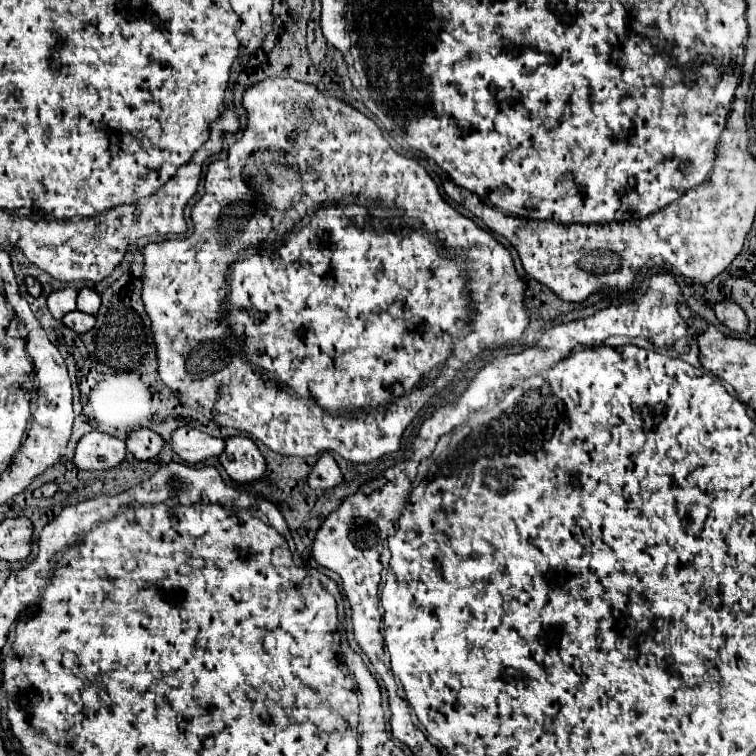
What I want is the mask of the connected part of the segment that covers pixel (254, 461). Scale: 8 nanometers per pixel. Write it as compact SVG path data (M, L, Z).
M248 437L226 439L226 449L220 457L220 463L230 479L240 485L260 481L266 473L266 459L258 451L256 443Z

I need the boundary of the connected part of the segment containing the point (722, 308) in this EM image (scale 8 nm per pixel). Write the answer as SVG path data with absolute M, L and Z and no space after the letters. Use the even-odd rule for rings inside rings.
M722 301L714 307L716 311L716 317L722 325L726 325L730 331L736 331L736 333L744 333L748 329L748 317L746 313L742 311L742 307L738 307L736 303L732 301Z

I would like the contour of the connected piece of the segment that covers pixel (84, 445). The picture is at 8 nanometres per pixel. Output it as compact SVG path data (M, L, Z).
M92 431L80 439L74 453L74 463L78 469L104 471L118 467L126 459L126 453L128 451L124 441L112 435Z

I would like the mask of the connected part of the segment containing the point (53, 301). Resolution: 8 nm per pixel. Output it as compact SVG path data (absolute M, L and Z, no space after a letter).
M74 287L54 291L48 297L48 309L50 309L52 317L62 319L66 313L74 311L76 309L76 295L78 295L78 289L74 289Z

